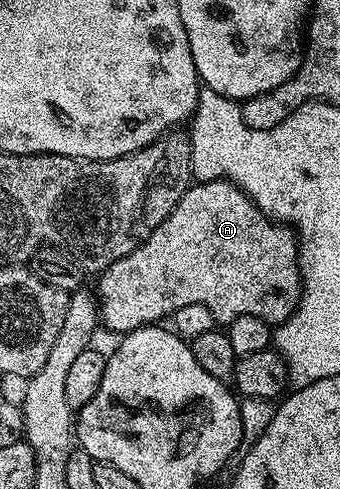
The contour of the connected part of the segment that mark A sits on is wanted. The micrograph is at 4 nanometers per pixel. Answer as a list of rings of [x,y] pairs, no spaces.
[[[214,179],[208,183],[196,182],[188,187],[181,197],[181,201],[177,201],[173,213],[169,213],[169,217],[165,217],[165,221],[161,221],[161,225],[157,225],[157,229],[153,229],[153,233],[149,233],[147,240],[137,249],[133,249],[133,253],[113,261],[109,267],[102,268],[100,275],[103,276],[99,279],[99,291],[97,290],[99,317],[104,328],[107,326],[109,330],[119,331],[118,333],[136,331],[138,327],[144,325],[158,324],[163,321],[166,315],[167,318],[174,316],[175,311],[181,309],[181,305],[205,305],[209,309],[209,313],[213,313],[215,322],[219,325],[232,323],[237,317],[245,317],[246,315],[261,317],[261,321],[278,325],[285,322],[295,312],[296,307],[299,306],[299,296],[301,294],[297,236],[294,230],[290,226],[267,218],[262,209],[236,183],[230,183],[227,179]]]

